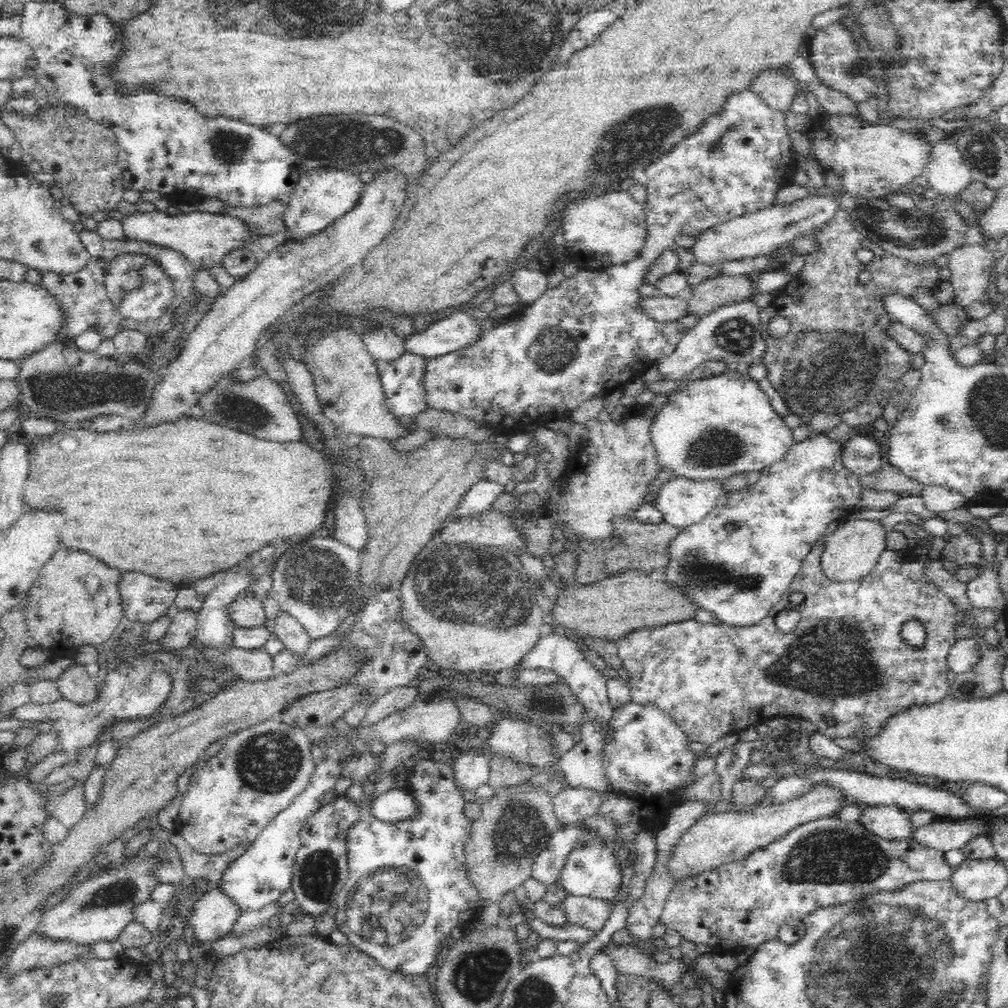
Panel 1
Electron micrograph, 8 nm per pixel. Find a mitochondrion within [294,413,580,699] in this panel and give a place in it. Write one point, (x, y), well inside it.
(467, 587)

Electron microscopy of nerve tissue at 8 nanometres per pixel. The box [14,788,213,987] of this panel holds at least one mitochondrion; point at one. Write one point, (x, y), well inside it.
(118, 890)

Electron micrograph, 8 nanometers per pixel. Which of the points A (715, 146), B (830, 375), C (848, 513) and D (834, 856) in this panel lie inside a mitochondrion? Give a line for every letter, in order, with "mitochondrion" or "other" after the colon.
A: other
B: mitochondrion
C: other
D: mitochondrion

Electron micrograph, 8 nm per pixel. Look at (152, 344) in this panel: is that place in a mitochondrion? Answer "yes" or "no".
no

